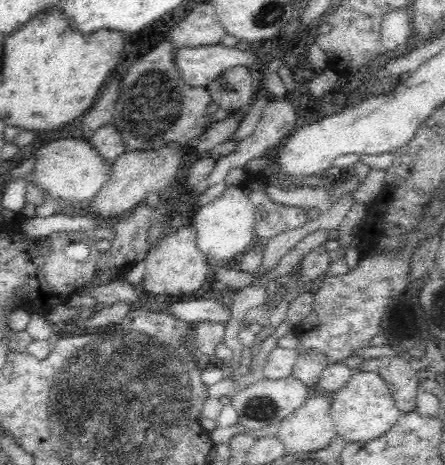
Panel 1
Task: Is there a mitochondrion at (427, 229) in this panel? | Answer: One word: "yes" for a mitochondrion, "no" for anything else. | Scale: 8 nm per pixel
yes

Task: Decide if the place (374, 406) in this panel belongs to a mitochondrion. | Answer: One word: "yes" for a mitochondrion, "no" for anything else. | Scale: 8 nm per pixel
no

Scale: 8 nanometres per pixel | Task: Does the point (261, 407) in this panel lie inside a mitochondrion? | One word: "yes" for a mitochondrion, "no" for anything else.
yes

